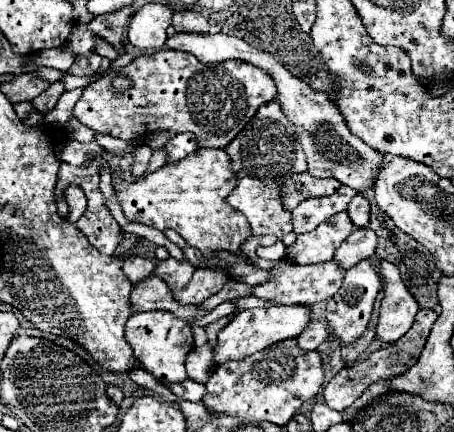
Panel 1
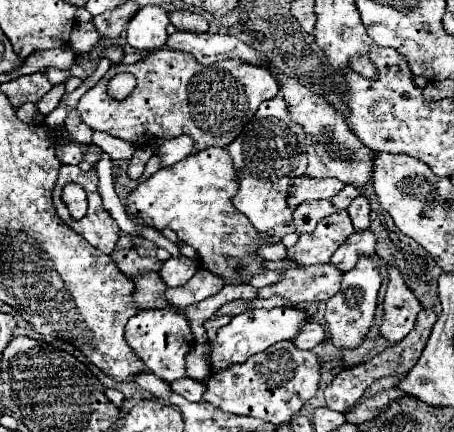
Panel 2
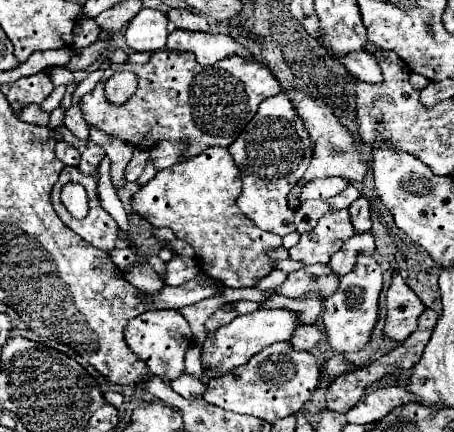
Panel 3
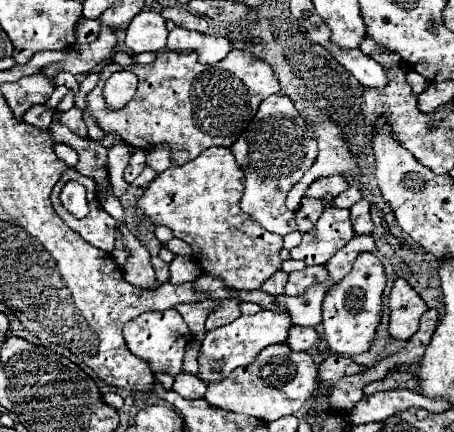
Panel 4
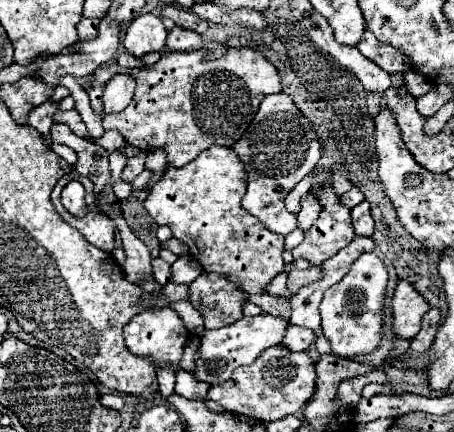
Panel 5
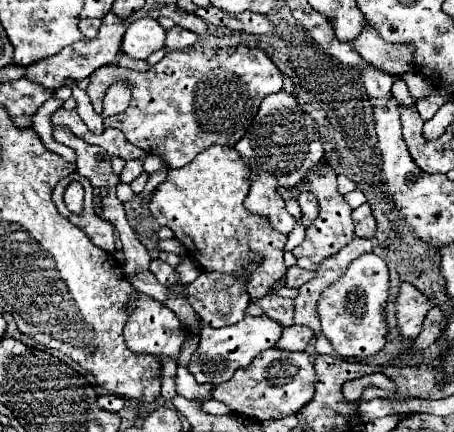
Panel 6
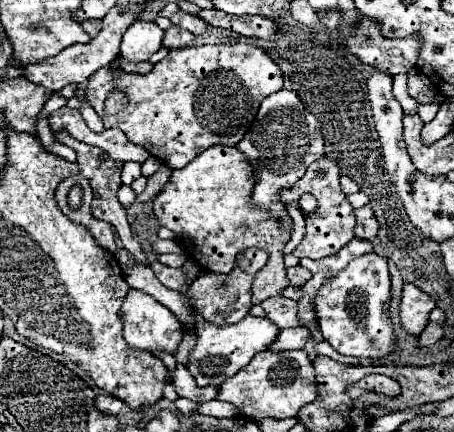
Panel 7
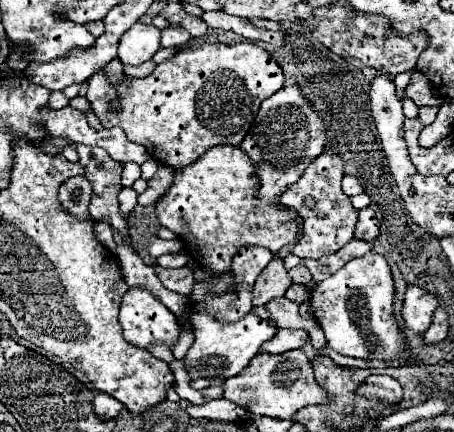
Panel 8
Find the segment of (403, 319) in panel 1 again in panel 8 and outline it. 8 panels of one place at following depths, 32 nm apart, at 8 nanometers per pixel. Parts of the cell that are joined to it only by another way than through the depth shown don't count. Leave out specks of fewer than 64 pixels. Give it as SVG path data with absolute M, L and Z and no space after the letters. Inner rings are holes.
M410 284L406 288L404 304L402 304L402 318L406 328L414 330L416 334L422 334L432 322L432 312L436 310L436 306L438 306L436 296Z

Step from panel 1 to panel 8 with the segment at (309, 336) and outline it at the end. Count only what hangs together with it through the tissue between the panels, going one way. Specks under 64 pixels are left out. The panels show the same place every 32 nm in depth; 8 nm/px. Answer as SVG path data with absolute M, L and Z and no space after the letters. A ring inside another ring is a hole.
M278 330L278 336L274 336L268 344L264 344L262 352L270 352L270 354L280 354L280 352L288 352L288 350L296 350L302 348L304 342L308 340L308 332L306 330Z

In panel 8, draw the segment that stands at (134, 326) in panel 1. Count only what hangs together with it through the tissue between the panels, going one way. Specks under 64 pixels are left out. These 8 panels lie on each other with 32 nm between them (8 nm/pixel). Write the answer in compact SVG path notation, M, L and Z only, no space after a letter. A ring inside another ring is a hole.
M130 288L124 294L124 302L120 306L120 324L124 338L136 348L150 348L152 344L166 344L168 348L172 348L180 336L180 324L176 316L142 288Z

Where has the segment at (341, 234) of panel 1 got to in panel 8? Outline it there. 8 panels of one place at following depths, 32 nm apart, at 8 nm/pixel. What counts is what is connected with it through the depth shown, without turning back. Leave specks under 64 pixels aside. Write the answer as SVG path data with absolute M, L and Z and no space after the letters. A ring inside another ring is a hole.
M326 150L324 154L320 154L308 168L306 174L290 188L282 194L280 202L288 208L294 208L300 212L300 216L304 218L304 236L302 242L294 246L292 254L296 254L298 258L312 258L318 260L322 256L334 254L338 252L342 246L346 246L352 238L354 238L354 226L358 220L356 208L350 204L350 198L342 192L340 188L340 180L344 176L344 162L340 156L336 156L336 152ZM312 196L316 200L316 206L312 210L304 208L304 198Z

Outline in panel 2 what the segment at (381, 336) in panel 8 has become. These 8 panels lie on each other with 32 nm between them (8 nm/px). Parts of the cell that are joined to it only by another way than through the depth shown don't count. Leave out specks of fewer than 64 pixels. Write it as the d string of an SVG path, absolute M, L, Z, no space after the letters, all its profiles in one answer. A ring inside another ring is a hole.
M360 258L358 264L344 274L342 286L340 286L338 294L326 302L326 314L324 314L326 330L328 330L328 336L334 346L354 348L364 340L364 336L372 324L372 318L374 318L376 296L378 296L380 284L382 284L380 270L370 258Z

